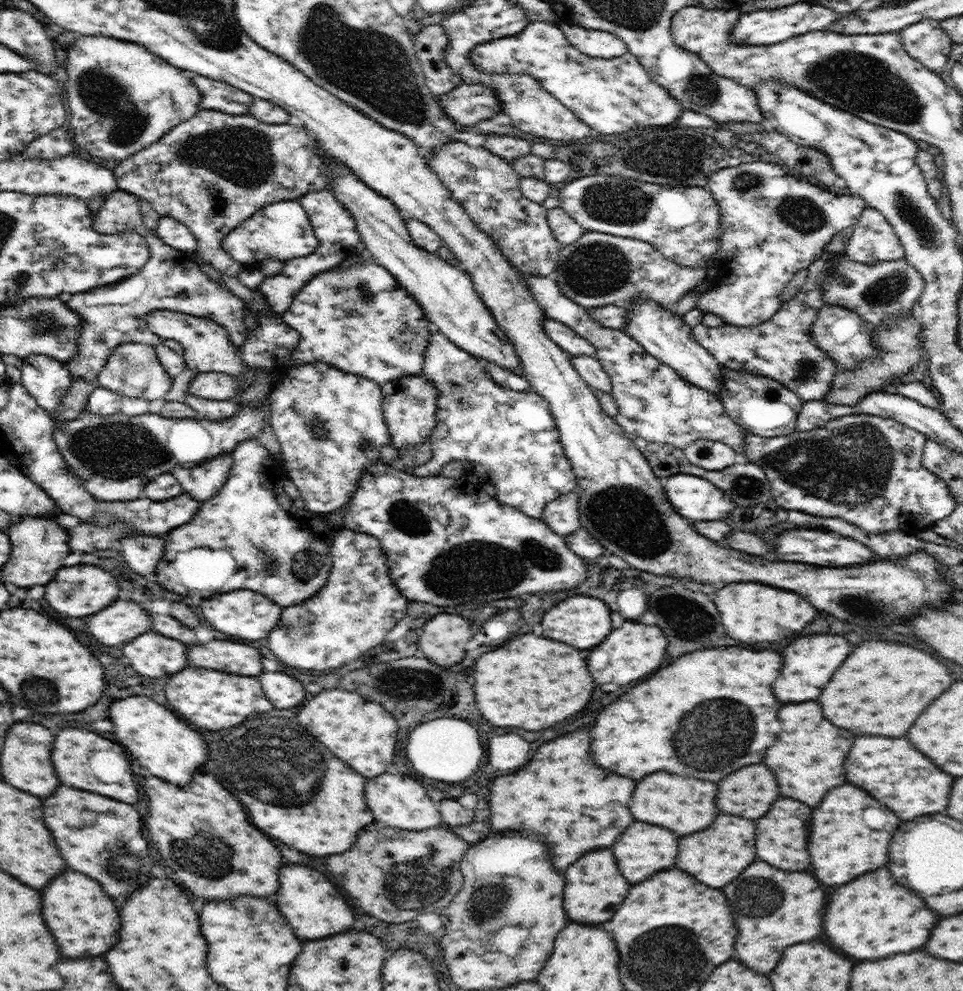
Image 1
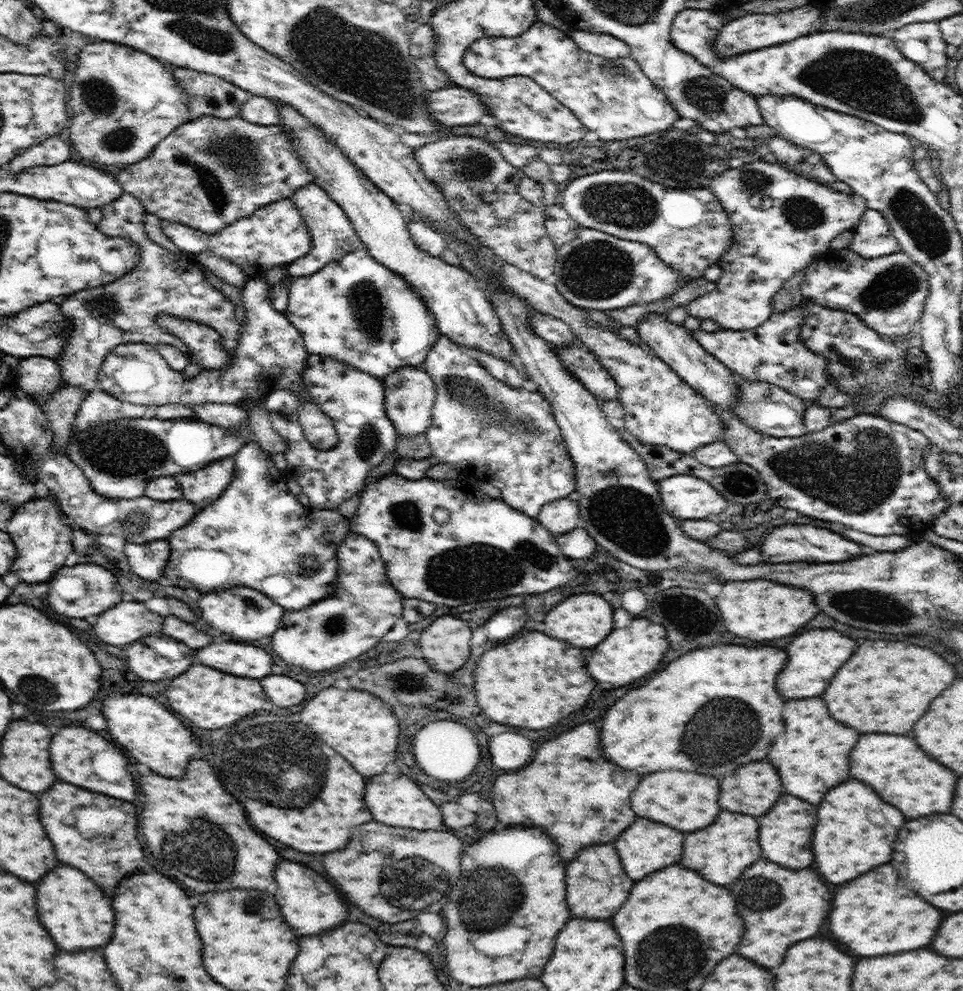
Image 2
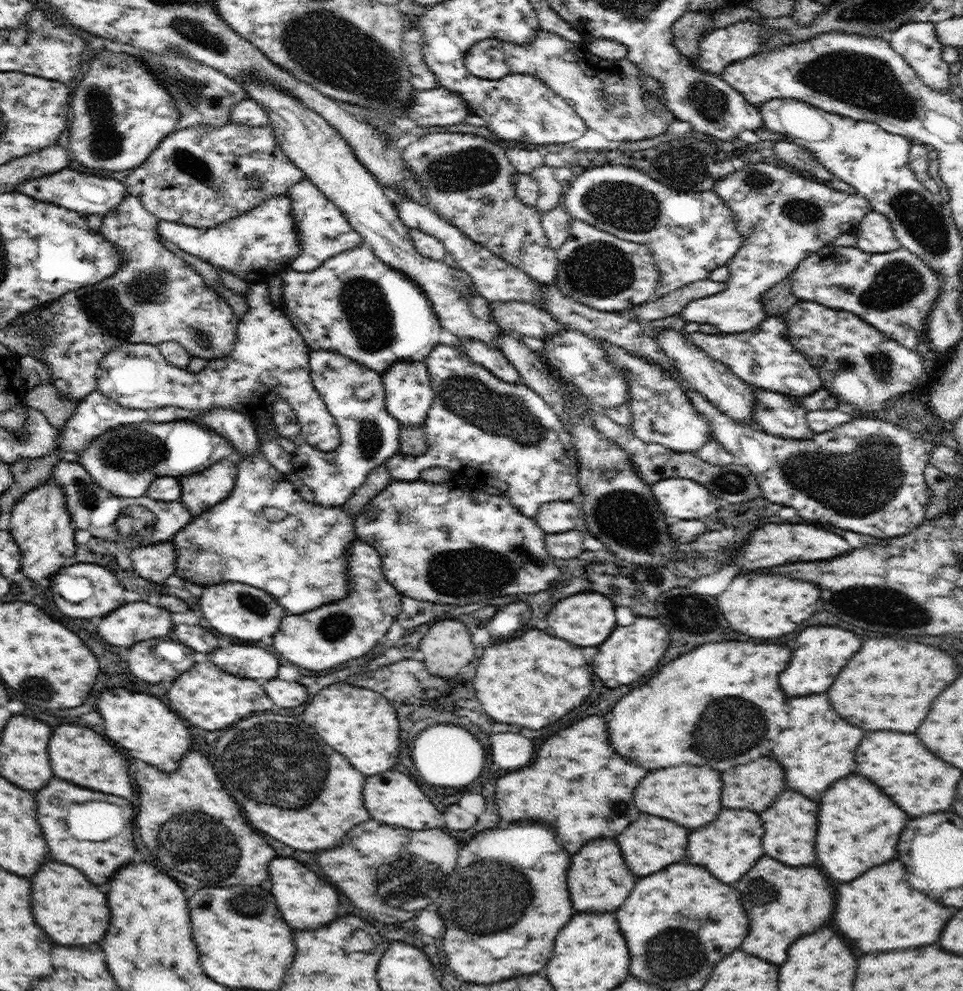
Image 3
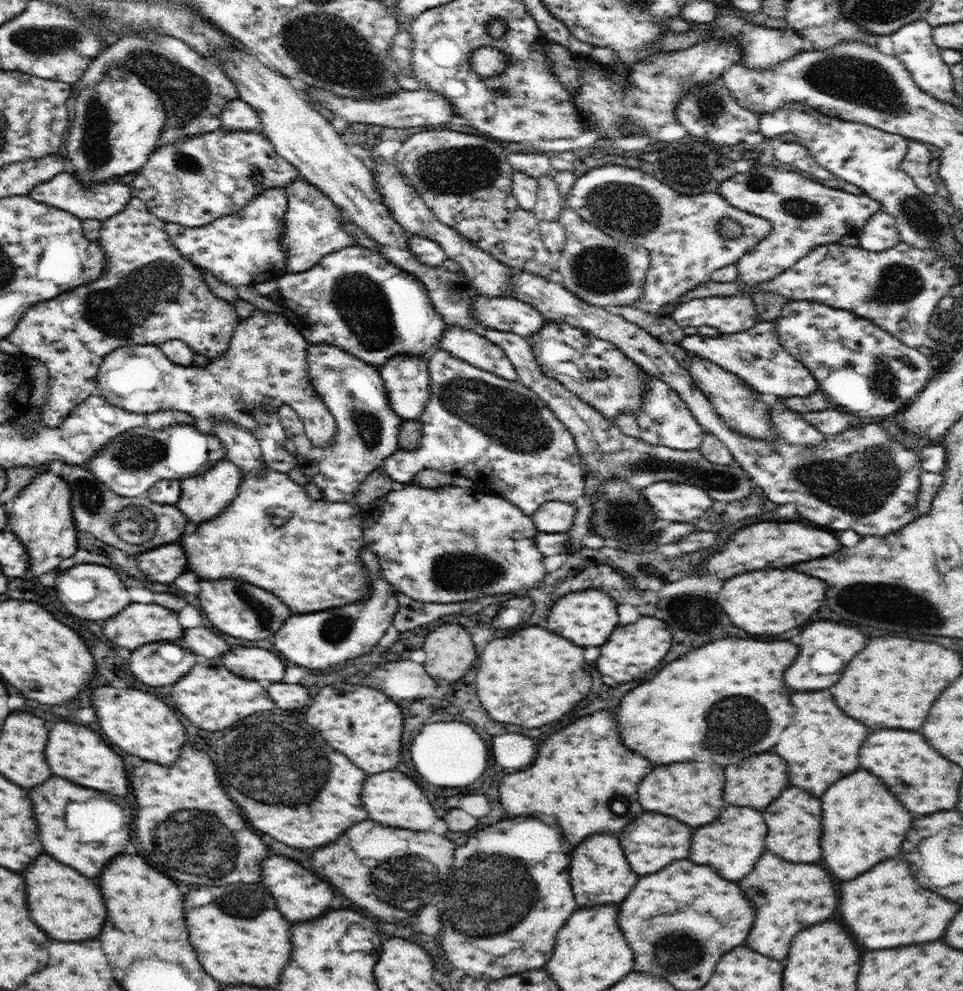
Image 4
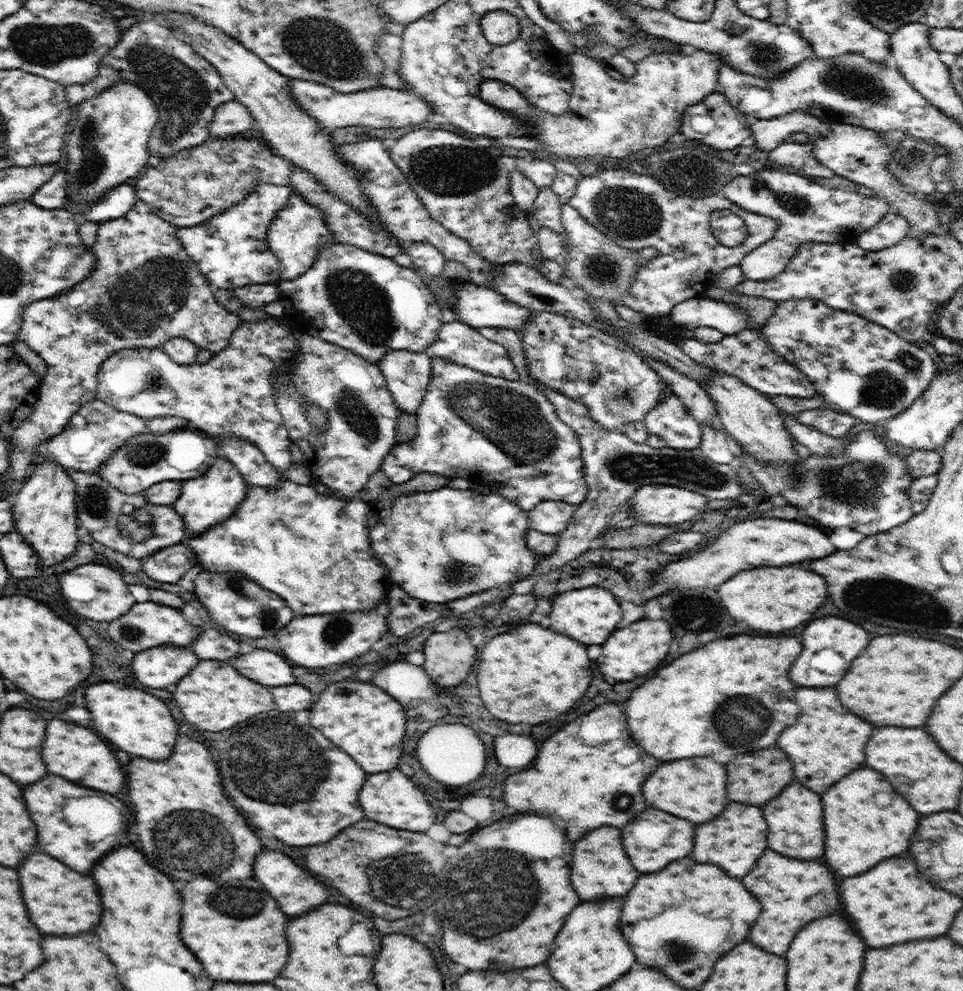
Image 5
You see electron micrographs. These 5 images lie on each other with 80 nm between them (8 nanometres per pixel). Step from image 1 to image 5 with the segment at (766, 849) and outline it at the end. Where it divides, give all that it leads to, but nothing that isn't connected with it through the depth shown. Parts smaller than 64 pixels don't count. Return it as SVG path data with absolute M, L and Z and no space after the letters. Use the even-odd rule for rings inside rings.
M794 782L784 792L764 806L764 818L768 822L768 848L800 858L800 860L814 860L824 854L824 822L822 822L822 800L804 784Z

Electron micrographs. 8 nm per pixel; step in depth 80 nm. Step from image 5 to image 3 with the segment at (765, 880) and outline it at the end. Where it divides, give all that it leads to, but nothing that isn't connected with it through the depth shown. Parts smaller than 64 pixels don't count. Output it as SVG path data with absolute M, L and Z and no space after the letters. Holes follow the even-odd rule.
M770 856L758 860L758 864L736 884L736 888L740 890L742 904L750 916L750 934L742 942L742 950L772 964L784 964L790 944L802 934L812 934L824 926L836 904L836 888L820 870L812 866L792 868ZM764 884L768 886L768 894L762 892Z

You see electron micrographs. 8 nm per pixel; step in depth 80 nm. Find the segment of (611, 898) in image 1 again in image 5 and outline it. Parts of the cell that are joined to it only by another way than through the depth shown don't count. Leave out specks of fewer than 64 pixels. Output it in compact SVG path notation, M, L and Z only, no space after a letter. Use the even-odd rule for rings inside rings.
M604 826L590 834L586 834L582 840L574 843L574 858L571 862L572 884L576 892L580 894L580 900L598 900L602 896L626 896L628 890L638 880L636 868L632 868L624 848L622 848L622 836L618 828Z

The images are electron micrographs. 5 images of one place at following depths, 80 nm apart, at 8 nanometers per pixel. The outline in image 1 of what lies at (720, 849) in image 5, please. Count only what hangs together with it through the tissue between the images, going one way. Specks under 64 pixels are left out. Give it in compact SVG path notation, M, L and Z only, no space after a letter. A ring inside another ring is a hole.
M720 814L706 830L694 832L680 840L676 868L690 872L710 888L722 888L728 882L732 882L738 874L742 874L748 868L748 864L756 860L754 840L756 840L756 824L752 820Z

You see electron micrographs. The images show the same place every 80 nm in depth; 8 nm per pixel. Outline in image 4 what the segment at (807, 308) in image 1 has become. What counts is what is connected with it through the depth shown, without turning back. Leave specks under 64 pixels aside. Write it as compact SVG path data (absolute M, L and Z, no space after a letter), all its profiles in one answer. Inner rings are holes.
M775 320L758 321L752 328L732 334L719 333L718 336L702 336L697 333L685 336L680 345L687 354L701 356L724 370L738 375L746 384L760 393L775 394L784 398L808 396L818 390L818 382L809 368L795 356L782 348L779 343Z

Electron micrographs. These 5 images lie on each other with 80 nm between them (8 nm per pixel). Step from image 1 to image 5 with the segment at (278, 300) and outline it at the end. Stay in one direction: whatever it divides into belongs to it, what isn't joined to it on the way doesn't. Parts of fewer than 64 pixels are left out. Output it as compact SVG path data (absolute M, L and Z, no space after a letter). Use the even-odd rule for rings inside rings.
M289 187L288 201L271 220L267 231L268 248L271 248L271 253L279 260L283 280L295 280L302 276L314 264L320 249L338 242L326 228L324 213L318 207L308 203L294 187Z

